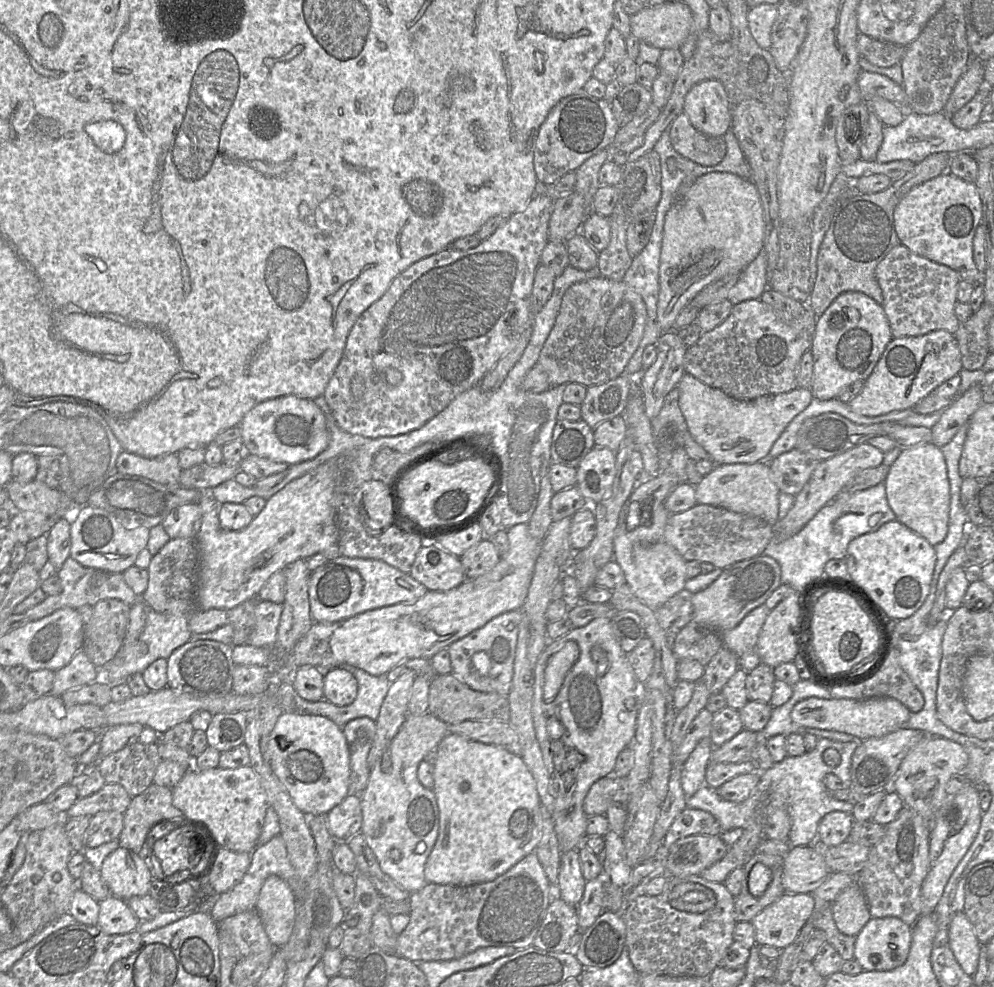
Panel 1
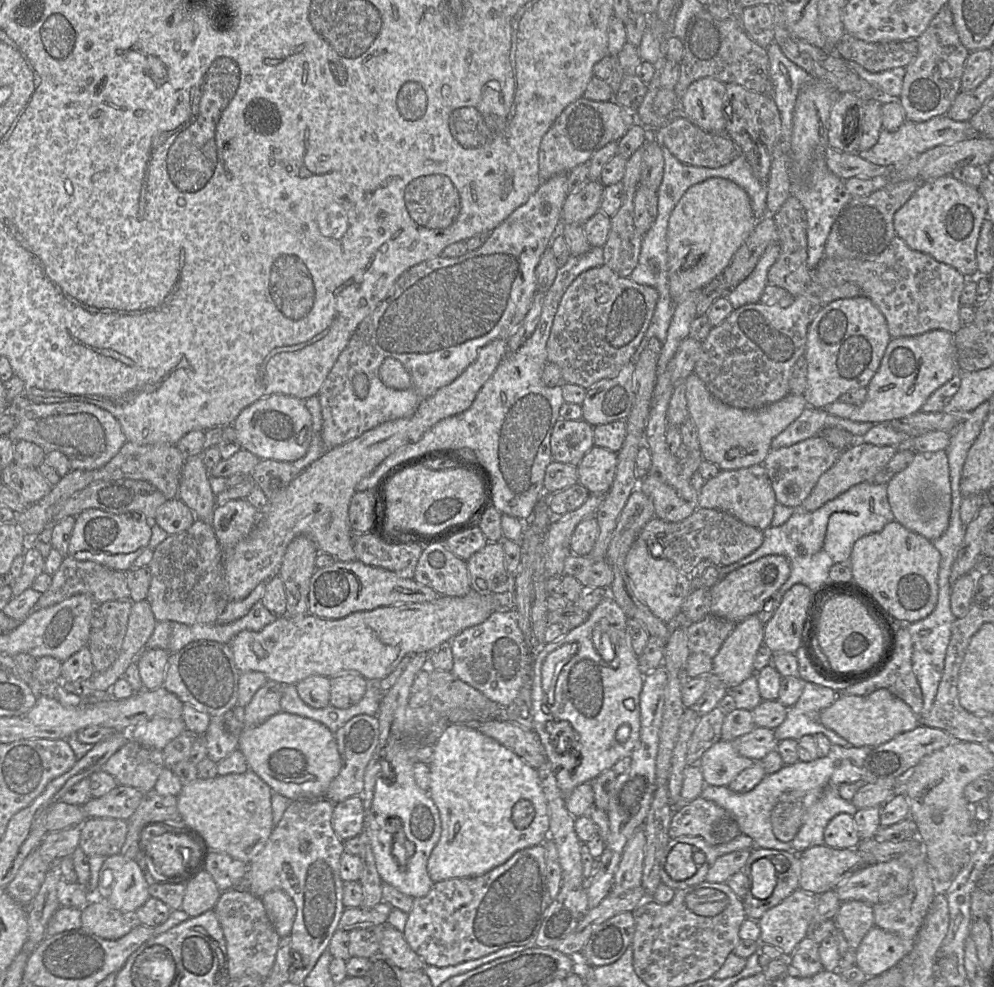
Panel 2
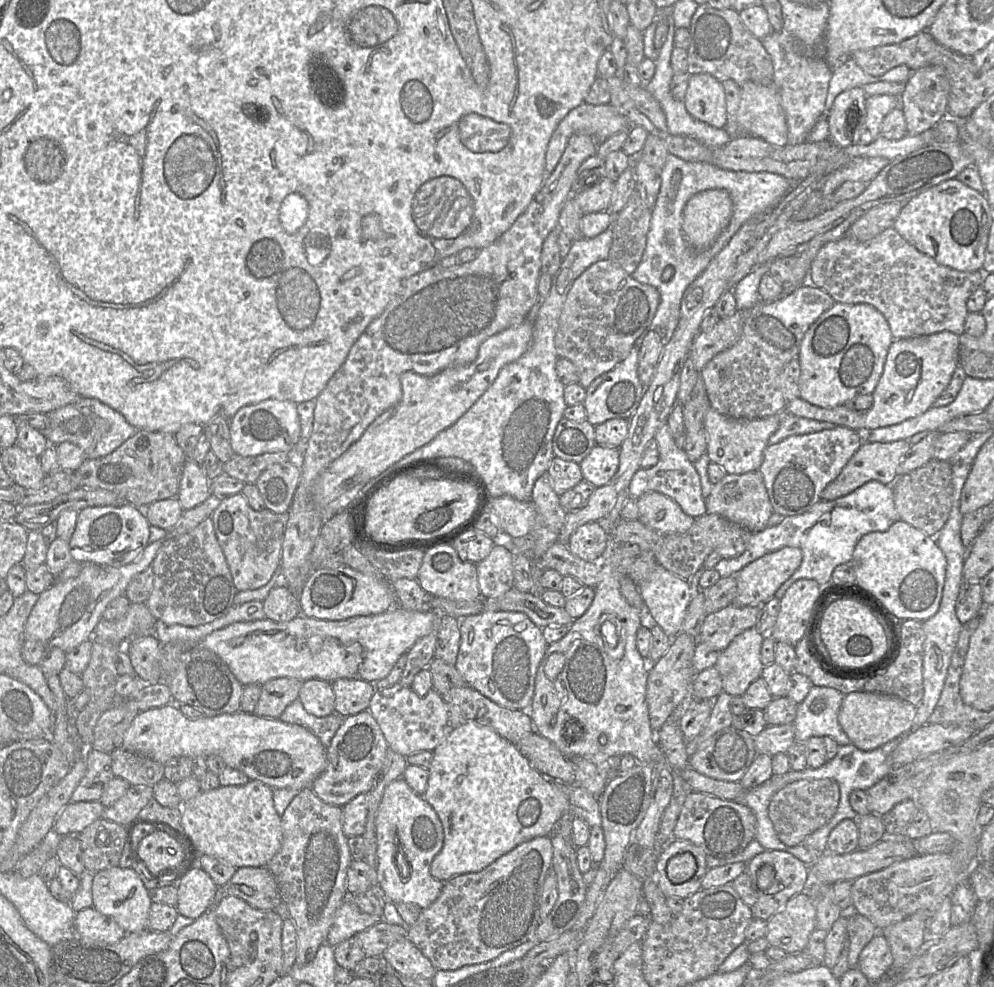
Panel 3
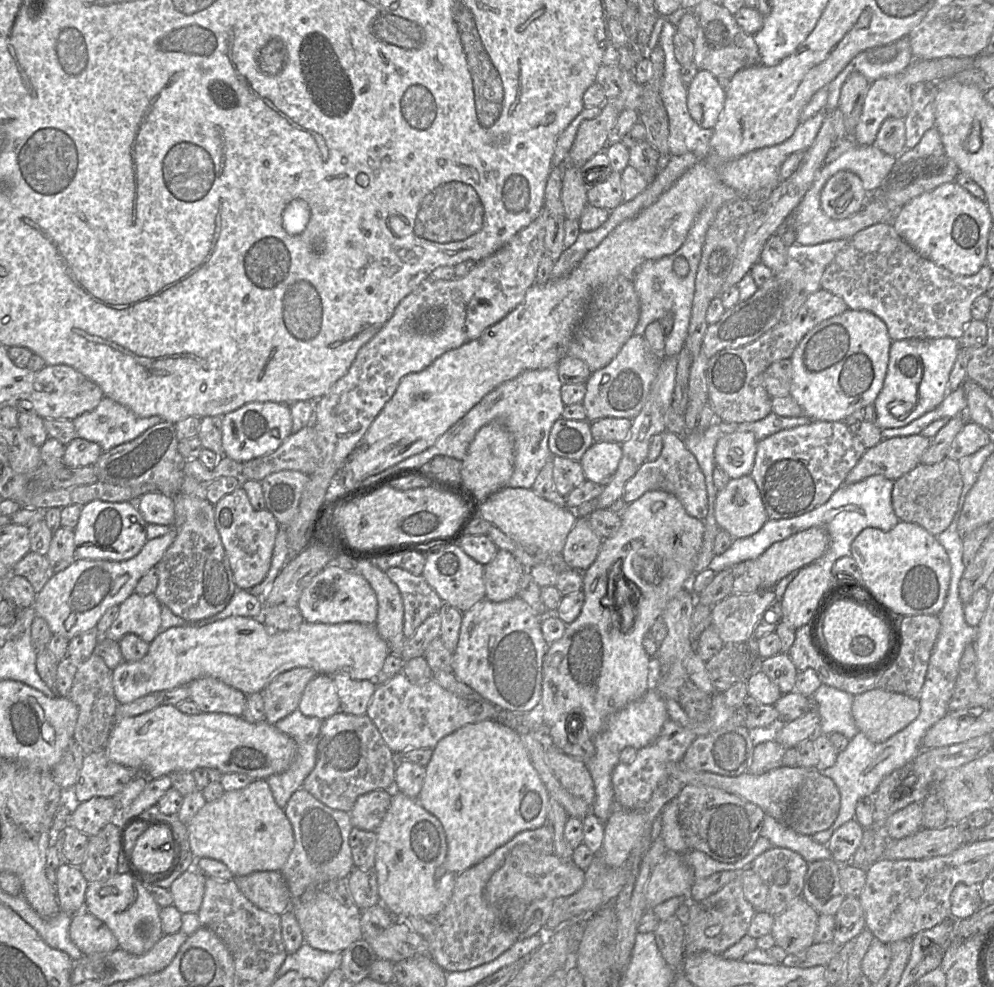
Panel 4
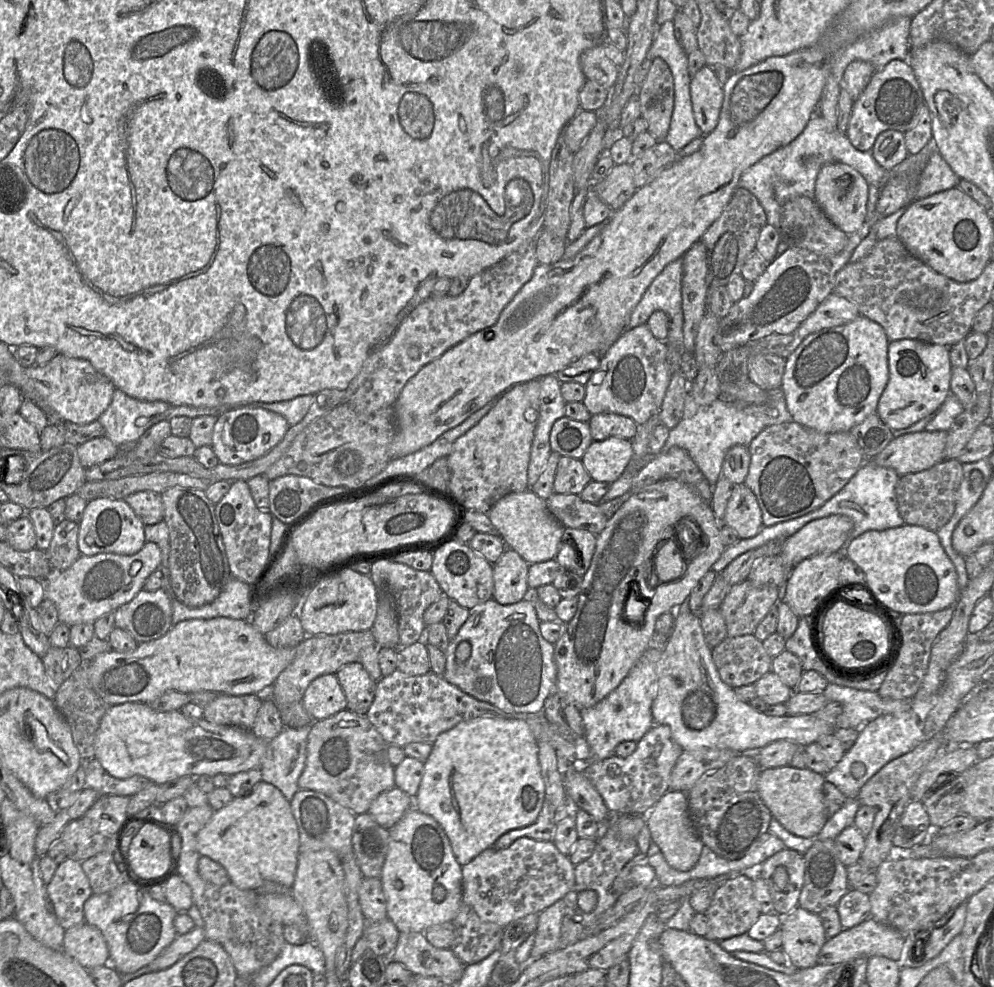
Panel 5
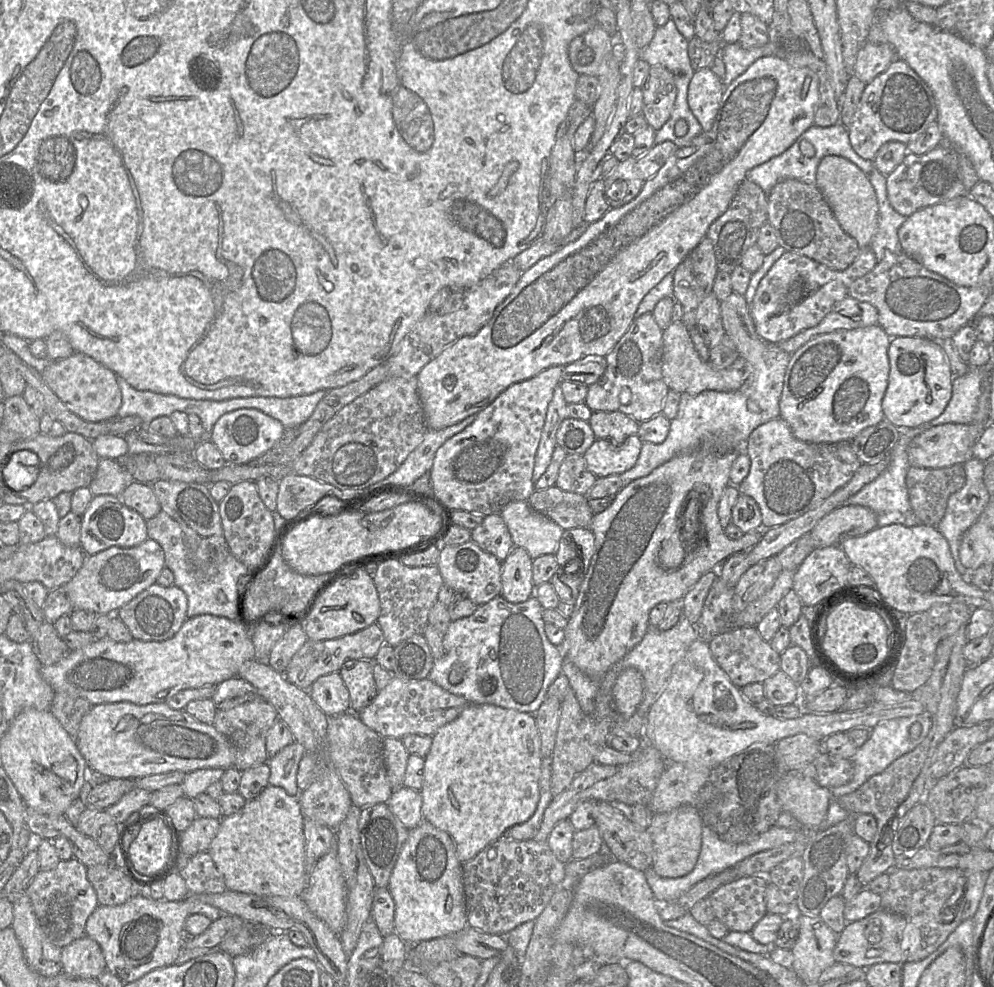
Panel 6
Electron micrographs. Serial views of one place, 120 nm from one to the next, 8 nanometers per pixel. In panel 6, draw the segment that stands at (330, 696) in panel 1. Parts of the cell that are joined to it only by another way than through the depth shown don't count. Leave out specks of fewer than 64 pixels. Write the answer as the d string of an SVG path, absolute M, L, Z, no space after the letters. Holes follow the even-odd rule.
M370 660L348 662L339 671L349 691L350 711L355 714L370 705L378 693L372 662Z

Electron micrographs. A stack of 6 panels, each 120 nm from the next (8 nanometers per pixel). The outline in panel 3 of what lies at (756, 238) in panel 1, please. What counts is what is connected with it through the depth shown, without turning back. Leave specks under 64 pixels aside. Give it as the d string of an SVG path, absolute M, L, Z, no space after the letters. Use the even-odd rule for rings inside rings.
M723 189L701 191L692 196L682 212L682 230L688 243L704 250L720 236L732 217L732 200Z

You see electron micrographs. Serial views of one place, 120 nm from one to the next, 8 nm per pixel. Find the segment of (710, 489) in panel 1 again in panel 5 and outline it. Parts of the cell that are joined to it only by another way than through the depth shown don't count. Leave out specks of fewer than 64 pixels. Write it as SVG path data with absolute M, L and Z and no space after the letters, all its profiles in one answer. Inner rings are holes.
M744 483L735 485L721 524L731 527L739 539L756 536L762 529L762 511L753 491Z

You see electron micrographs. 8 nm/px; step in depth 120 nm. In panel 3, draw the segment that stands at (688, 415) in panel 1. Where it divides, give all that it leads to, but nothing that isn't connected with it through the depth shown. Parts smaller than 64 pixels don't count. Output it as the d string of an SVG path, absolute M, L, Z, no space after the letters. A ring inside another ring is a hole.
M711 406L705 413L703 429L707 436L707 454L726 474L745 474L758 471L764 458L769 438L779 428L781 413L760 419L734 419L720 414Z

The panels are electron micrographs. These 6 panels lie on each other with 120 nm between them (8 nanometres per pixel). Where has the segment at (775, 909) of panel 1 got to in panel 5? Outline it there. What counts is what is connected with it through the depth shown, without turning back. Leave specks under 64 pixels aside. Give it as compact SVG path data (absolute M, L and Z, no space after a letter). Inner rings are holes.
M797 906L783 916L780 929L783 934L782 950L792 968L817 965L820 950L828 940L819 914Z

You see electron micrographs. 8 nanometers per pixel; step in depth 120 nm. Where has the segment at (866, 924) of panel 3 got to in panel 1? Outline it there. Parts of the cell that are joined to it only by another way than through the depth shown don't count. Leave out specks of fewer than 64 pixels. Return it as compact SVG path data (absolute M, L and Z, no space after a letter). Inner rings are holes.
M854 882L832 902L833 918L839 931L856 937L872 917L860 885Z

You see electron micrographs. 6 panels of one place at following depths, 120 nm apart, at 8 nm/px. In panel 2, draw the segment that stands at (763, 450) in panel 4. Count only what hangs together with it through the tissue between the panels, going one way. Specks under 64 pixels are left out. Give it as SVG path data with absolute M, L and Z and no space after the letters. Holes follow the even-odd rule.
M820 436L776 450L771 449L763 466L775 492L776 501L786 507L800 509L821 475L835 464L842 452Z

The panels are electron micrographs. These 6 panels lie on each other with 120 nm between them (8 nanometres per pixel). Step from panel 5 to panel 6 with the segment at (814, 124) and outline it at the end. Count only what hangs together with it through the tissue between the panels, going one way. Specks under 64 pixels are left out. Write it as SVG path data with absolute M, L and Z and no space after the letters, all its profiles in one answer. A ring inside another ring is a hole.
M837 123L830 127L811 126L785 152L750 170L746 179L757 184L767 195L778 182L784 179L796 179L809 185L816 185L818 165L825 156L829 155L848 159L867 175L874 169L872 161L863 159L853 150L847 127Z

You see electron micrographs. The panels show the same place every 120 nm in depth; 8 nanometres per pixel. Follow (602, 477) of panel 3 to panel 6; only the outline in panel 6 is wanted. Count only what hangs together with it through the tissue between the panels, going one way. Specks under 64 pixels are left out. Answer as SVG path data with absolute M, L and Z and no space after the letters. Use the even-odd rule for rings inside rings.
M638 435L596 439L583 456L589 471L597 478L621 475L635 465L642 443Z

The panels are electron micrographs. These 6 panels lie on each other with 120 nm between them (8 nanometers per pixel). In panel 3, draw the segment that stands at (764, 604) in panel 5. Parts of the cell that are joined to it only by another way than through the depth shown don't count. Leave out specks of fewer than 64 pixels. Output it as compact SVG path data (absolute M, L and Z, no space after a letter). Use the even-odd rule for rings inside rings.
M733 604L712 612L704 619L698 643L722 652L738 635L756 626L759 613L760 607Z

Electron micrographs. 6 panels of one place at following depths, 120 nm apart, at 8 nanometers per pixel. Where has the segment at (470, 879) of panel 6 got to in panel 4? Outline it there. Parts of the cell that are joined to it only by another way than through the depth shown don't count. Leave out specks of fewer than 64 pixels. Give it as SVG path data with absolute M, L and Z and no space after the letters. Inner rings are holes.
M526 844L516 845L507 855L503 865L491 876L488 880L485 889L484 897L489 903L495 903L498 900L517 898L528 905L539 899L566 898L577 892L584 883L585 870L576 866L573 861L565 861L553 854L543 854L533 850Z

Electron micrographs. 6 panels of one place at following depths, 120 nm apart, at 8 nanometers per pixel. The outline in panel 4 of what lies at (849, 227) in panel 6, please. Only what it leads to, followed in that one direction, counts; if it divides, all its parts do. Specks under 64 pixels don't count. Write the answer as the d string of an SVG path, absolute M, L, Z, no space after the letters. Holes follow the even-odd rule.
M842 170L825 183L820 196L821 208L833 219L845 219L859 212L870 194L853 172Z

